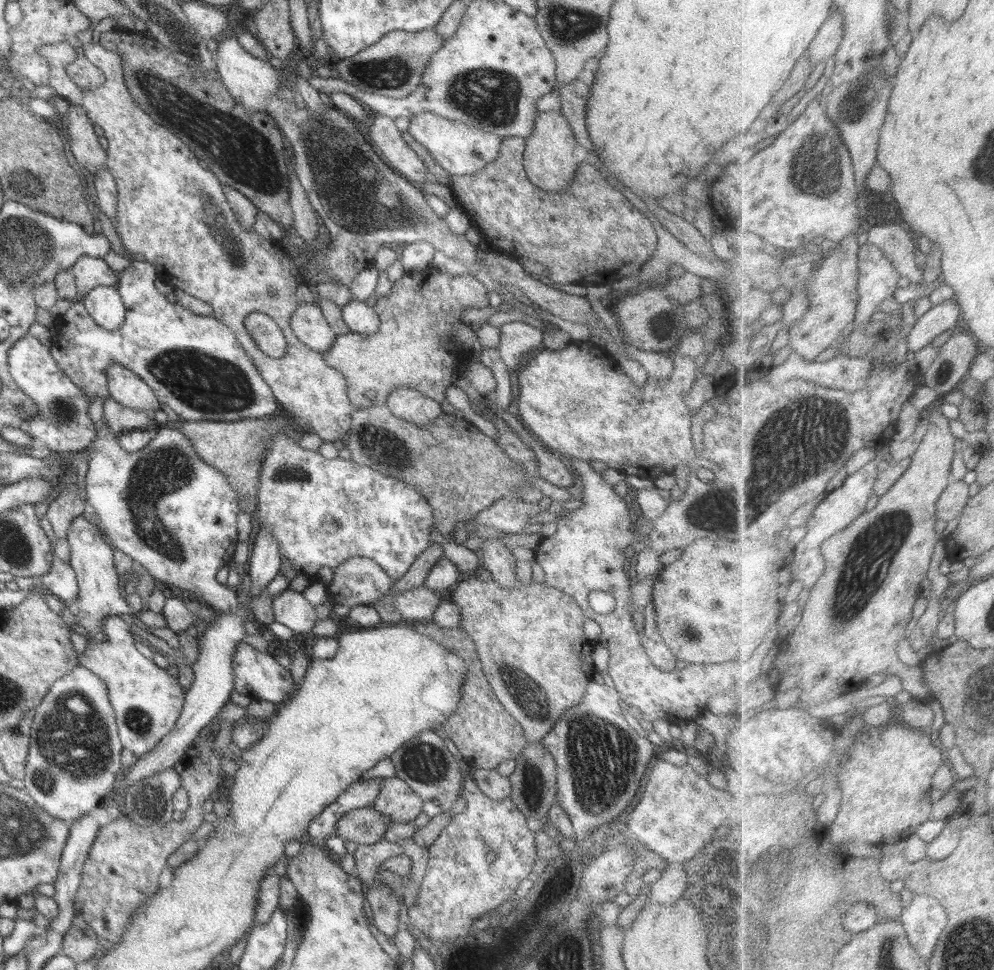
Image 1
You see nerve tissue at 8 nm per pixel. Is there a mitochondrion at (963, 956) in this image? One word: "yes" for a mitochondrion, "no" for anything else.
yes

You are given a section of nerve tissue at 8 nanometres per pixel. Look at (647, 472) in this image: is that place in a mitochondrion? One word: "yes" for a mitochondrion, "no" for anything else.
no

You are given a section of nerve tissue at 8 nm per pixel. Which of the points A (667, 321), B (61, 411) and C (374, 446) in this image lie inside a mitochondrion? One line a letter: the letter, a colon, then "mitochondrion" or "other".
A: other
B: mitochondrion
C: mitochondrion

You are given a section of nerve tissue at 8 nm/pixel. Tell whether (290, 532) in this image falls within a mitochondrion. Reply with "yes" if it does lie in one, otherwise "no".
no

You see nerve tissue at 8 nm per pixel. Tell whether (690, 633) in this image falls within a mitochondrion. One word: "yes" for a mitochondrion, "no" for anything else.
yes

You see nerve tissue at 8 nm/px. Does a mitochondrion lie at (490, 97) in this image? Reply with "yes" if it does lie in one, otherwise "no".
yes

